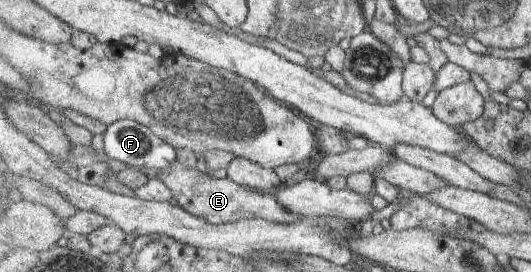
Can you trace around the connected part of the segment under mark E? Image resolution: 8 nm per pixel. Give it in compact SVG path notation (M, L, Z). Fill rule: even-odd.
M175 163L159 170L155 175L170 189L178 206L191 214L203 218L211 224L223 224L238 220L265 218L271 222L299 222L302 216L287 212L275 195L263 194L262 191L249 189L233 182L228 176L224 179L215 179L209 174L198 171L196 168L183 167Z

